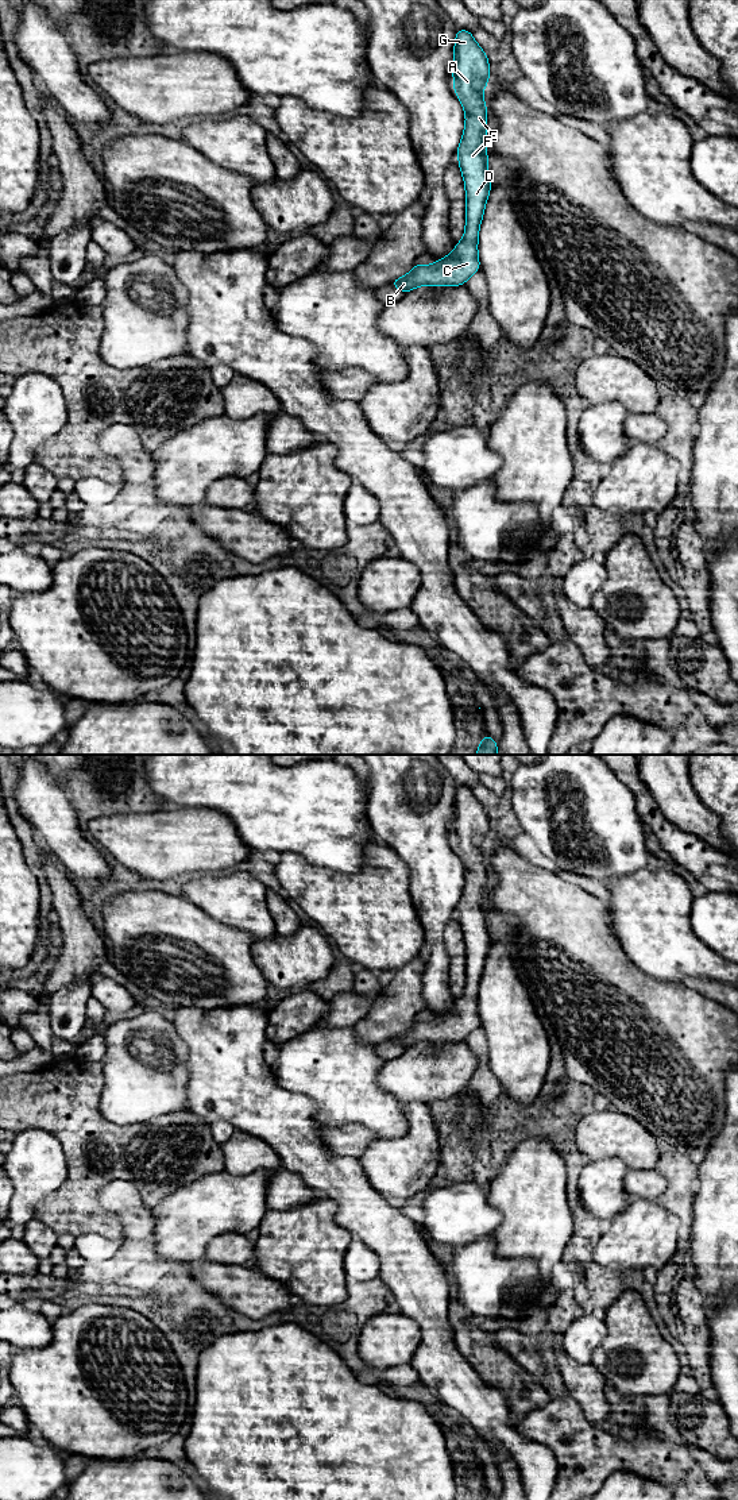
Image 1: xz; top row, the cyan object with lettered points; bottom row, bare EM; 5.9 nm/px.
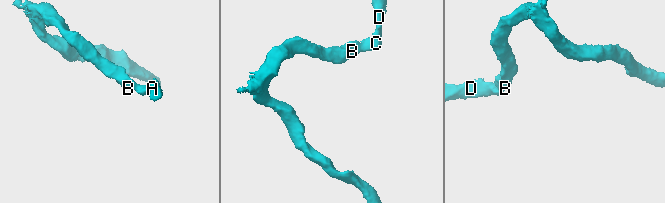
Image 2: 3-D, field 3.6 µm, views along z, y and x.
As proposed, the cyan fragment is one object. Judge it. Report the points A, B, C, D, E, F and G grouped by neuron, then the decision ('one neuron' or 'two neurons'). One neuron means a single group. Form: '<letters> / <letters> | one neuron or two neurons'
A B C D E F G | one neuron

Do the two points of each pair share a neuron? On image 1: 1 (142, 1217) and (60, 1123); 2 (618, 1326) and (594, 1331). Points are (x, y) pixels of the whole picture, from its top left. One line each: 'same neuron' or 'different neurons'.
1: different neurons
2: different neurons

